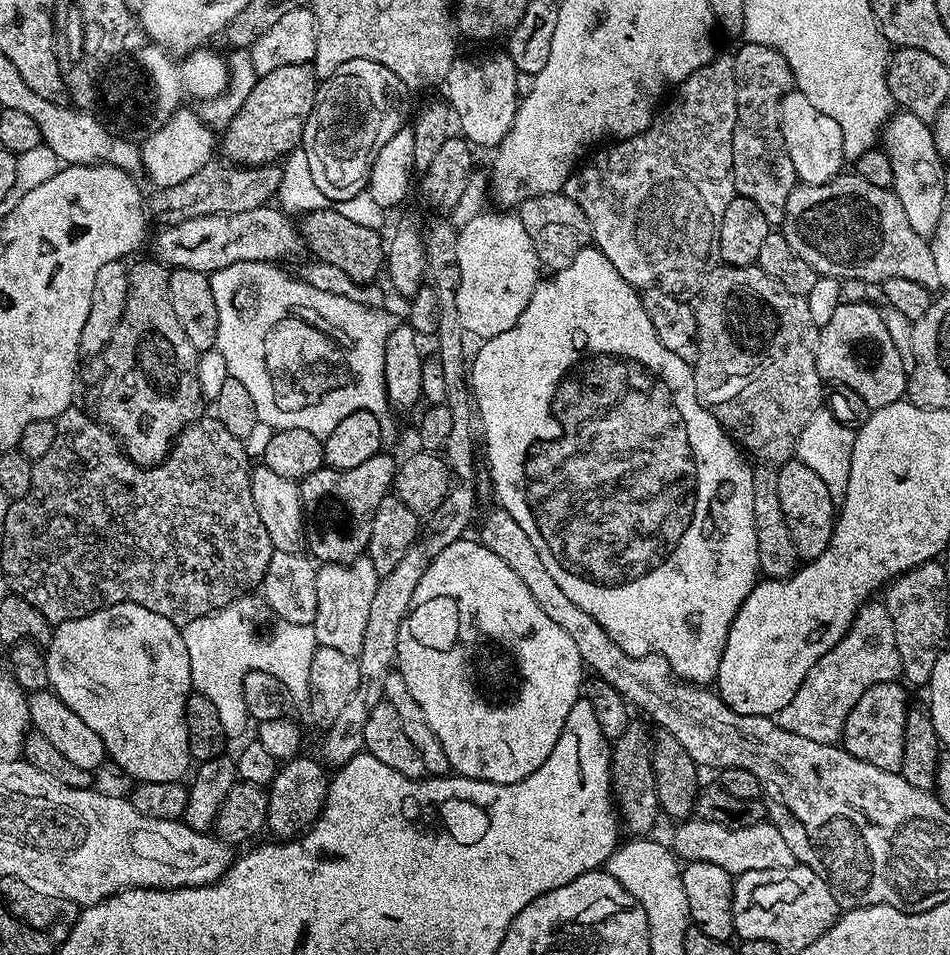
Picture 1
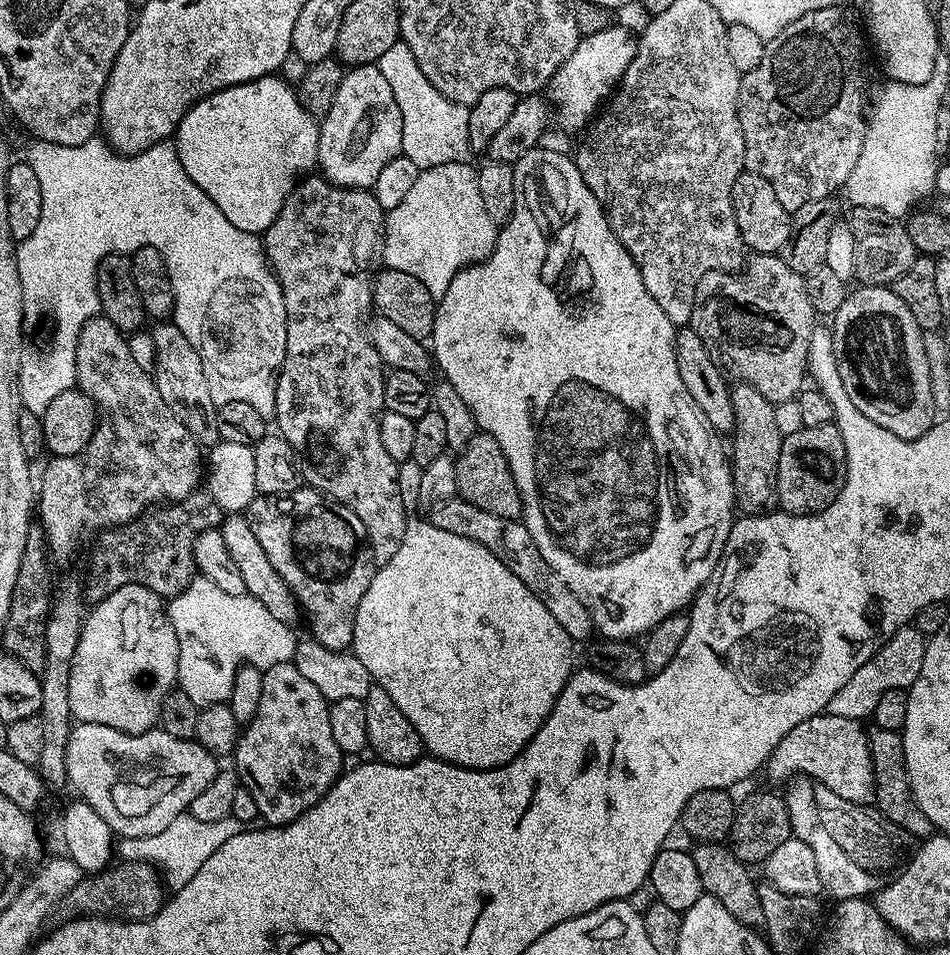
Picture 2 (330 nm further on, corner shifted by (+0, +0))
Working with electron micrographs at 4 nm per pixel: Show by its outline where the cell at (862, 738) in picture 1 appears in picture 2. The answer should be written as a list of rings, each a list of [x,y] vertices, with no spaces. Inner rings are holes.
[[[827,714],[798,722],[798,726],[794,726],[770,754],[766,773],[770,779],[783,782],[791,781],[797,774],[809,776],[834,790],[838,798],[846,798],[846,802],[872,804],[876,798],[874,762],[870,758],[868,732],[864,726],[859,720]]]

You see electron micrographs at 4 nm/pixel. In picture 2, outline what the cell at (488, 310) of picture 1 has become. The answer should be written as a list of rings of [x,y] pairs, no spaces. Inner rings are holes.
[[[455,160],[454,162],[446,162],[442,166],[434,166],[433,168],[425,168],[418,174],[418,178],[414,182],[414,186],[410,189],[406,198],[402,198],[402,202],[398,202],[398,206],[387,209],[384,218],[384,255],[382,257],[383,267],[393,268],[394,270],[402,270],[406,274],[414,274],[414,278],[418,278],[418,282],[422,282],[422,286],[426,286],[426,290],[430,290],[433,298],[439,298],[446,294],[446,286],[450,286],[450,282],[455,276],[470,264],[479,264],[485,260],[494,250],[496,245],[496,234],[498,226],[490,218],[490,214],[486,214],[486,206],[482,203],[482,193],[478,190],[478,178],[476,177],[477,169],[471,168],[471,163]]]

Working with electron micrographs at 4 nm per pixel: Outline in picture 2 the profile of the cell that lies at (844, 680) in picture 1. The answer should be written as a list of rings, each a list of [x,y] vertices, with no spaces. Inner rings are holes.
[[[912,626],[902,628],[893,636],[887,637],[883,646],[865,664],[858,666],[854,674],[850,674],[850,682],[846,682],[846,686],[842,686],[842,690],[838,690],[834,698],[830,698],[827,715],[863,721],[871,717],[874,706],[878,706],[878,701],[882,694],[886,694],[886,690],[911,688],[918,678],[918,670],[922,670],[925,643],[924,633],[917,632]]]

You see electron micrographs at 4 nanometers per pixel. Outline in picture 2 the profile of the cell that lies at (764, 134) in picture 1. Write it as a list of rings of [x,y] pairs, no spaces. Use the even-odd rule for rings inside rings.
[[[843,7],[838,8],[823,8],[822,10],[814,10],[813,12],[807,12],[802,14],[802,18],[795,20],[790,26],[786,26],[782,30],[782,34],[778,34],[773,40],[767,41],[764,45],[764,53],[762,54],[762,62],[757,66],[755,70],[743,73],[740,78],[740,97],[738,98],[738,118],[740,119],[740,125],[742,126],[742,138],[744,139],[744,167],[749,172],[754,174],[762,174],[762,178],[766,178],[766,182],[770,182],[770,186],[774,186],[774,195],[778,198],[778,202],[782,202],[782,206],[786,206],[786,210],[791,214],[797,212],[802,206],[806,206],[806,202],[814,202],[815,200],[829,199],[833,194],[845,187],[850,178],[850,174],[854,170],[854,166],[858,166],[858,154],[862,154],[862,142],[866,138],[866,130],[868,129],[868,122],[870,119],[870,109],[874,104],[874,91],[872,92],[872,80],[868,77],[868,52],[870,56],[870,48],[866,43],[865,33],[862,31],[861,25],[857,23],[855,19],[851,20],[850,17],[844,13]]]

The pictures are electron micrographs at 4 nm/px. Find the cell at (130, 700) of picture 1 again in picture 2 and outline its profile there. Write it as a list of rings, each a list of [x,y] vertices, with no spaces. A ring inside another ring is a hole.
[[[127,584],[87,613],[84,629],[80,631],[78,650],[70,666],[70,710],[73,721],[98,726],[114,726],[130,734],[149,732],[157,727],[162,702],[168,692],[177,687],[178,638],[174,626],[168,621],[166,604],[150,589]]]

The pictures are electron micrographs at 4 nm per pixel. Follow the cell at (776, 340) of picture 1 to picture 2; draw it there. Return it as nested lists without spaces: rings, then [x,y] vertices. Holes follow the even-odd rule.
[[[776,254],[753,255],[739,272],[706,274],[702,282],[698,282],[690,321],[690,327],[696,331],[698,338],[702,338],[702,342],[706,342],[706,350],[710,350],[710,358],[714,358],[721,372],[733,381],[754,386],[762,398],[774,405],[795,400],[801,395],[800,387],[808,372],[810,334],[817,324],[818,313],[810,306],[804,276],[790,270],[784,259]]]

